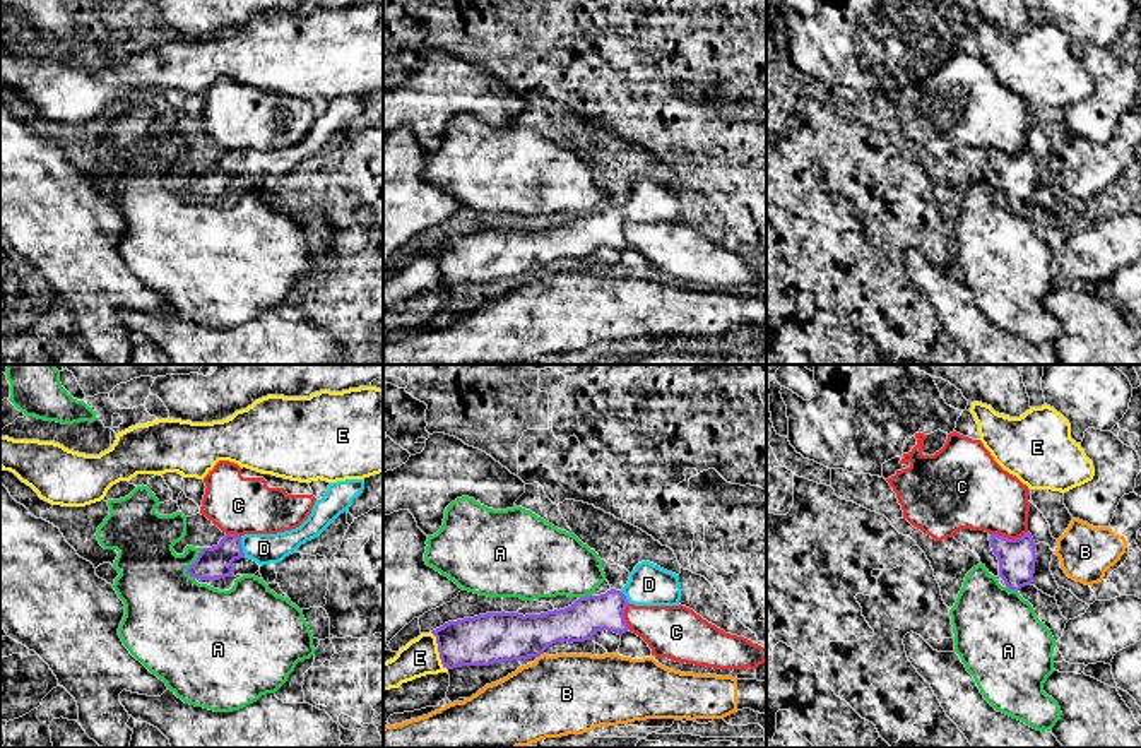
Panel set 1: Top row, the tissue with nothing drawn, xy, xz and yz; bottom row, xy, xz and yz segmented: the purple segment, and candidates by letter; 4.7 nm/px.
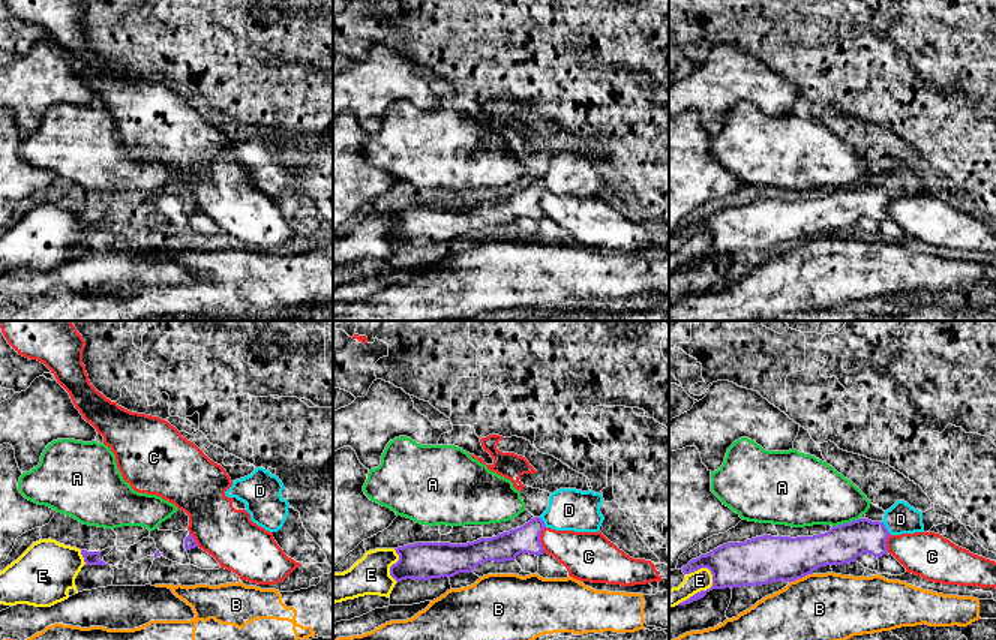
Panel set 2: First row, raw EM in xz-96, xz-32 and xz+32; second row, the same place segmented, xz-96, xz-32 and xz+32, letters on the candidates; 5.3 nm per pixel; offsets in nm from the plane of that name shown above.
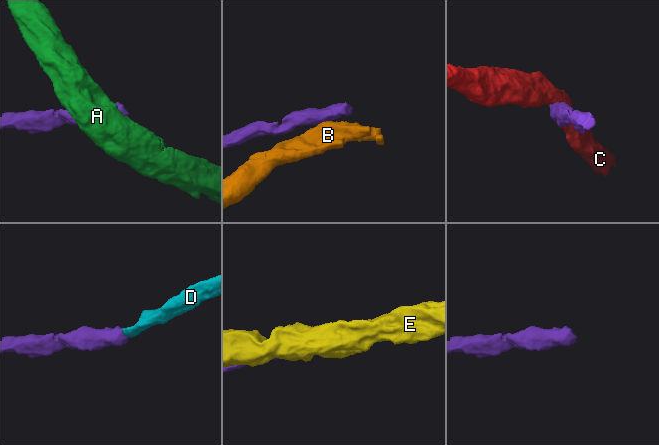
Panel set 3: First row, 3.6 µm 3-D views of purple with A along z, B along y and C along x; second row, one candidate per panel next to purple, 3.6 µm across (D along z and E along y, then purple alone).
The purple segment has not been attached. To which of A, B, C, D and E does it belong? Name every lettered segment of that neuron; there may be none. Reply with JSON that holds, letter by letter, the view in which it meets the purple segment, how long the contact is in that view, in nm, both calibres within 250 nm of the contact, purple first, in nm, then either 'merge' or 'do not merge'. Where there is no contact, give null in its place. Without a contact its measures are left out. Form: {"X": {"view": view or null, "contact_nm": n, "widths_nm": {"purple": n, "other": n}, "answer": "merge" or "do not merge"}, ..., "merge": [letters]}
{"A": {"view": "xy", "contact_nm": 160, "widths_nm": {"purple": 160, "other": 400}, "answer": "do not merge"}, "B": {"view": "xz", "contact_nm": 40, "widths_nm": {"purple": 240, "other": 380}, "answer": "do not merge"}, "C": {"view": "yz", "contact_nm": 180, "widths_nm": {"purple": 180, "other": 340}, "answer": "do not merge"}, "D": {"view": "xy", "contact_nm": 100, "widths_nm": {"purple": 160, "other": 140}, "answer": "merge"}, "E": {"view": "xz", "contact_nm": 200, "widths_nm": {"purple": 240, "other": 170}, "answer": "do not merge"}, "merge": ["D"]}

